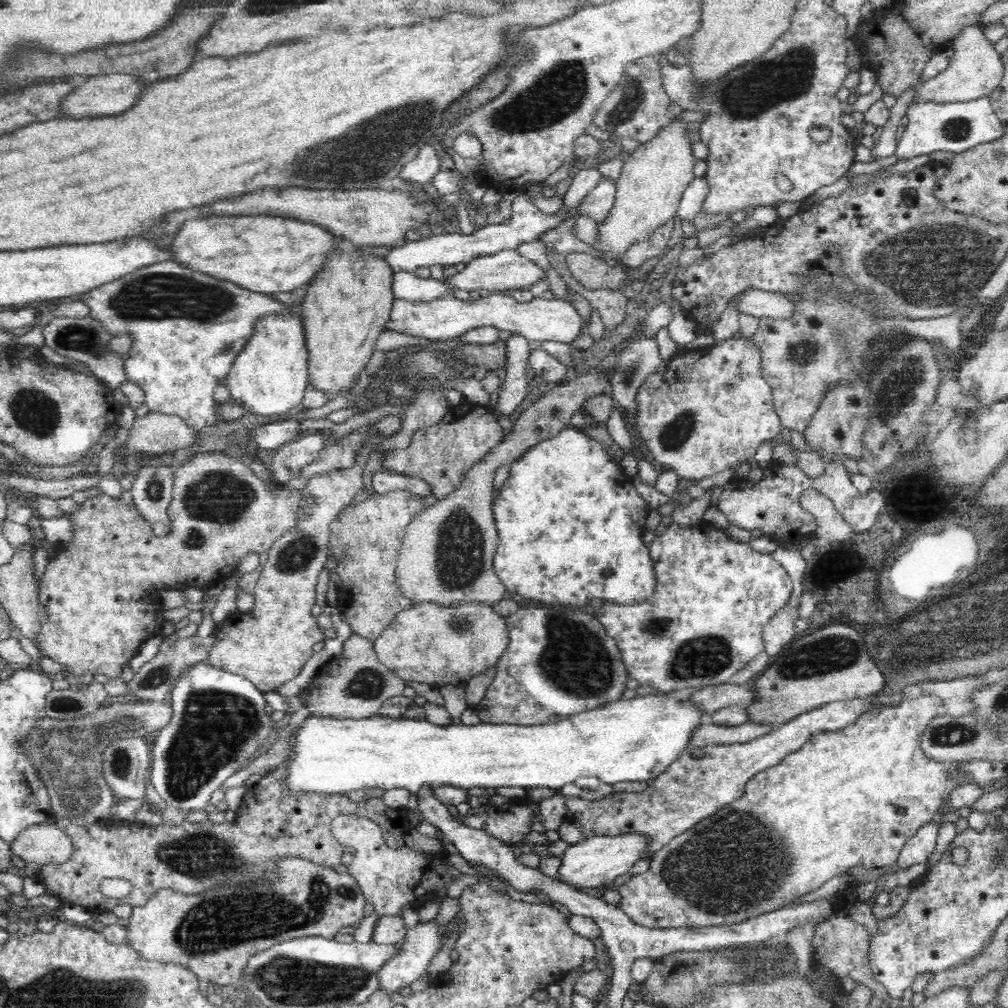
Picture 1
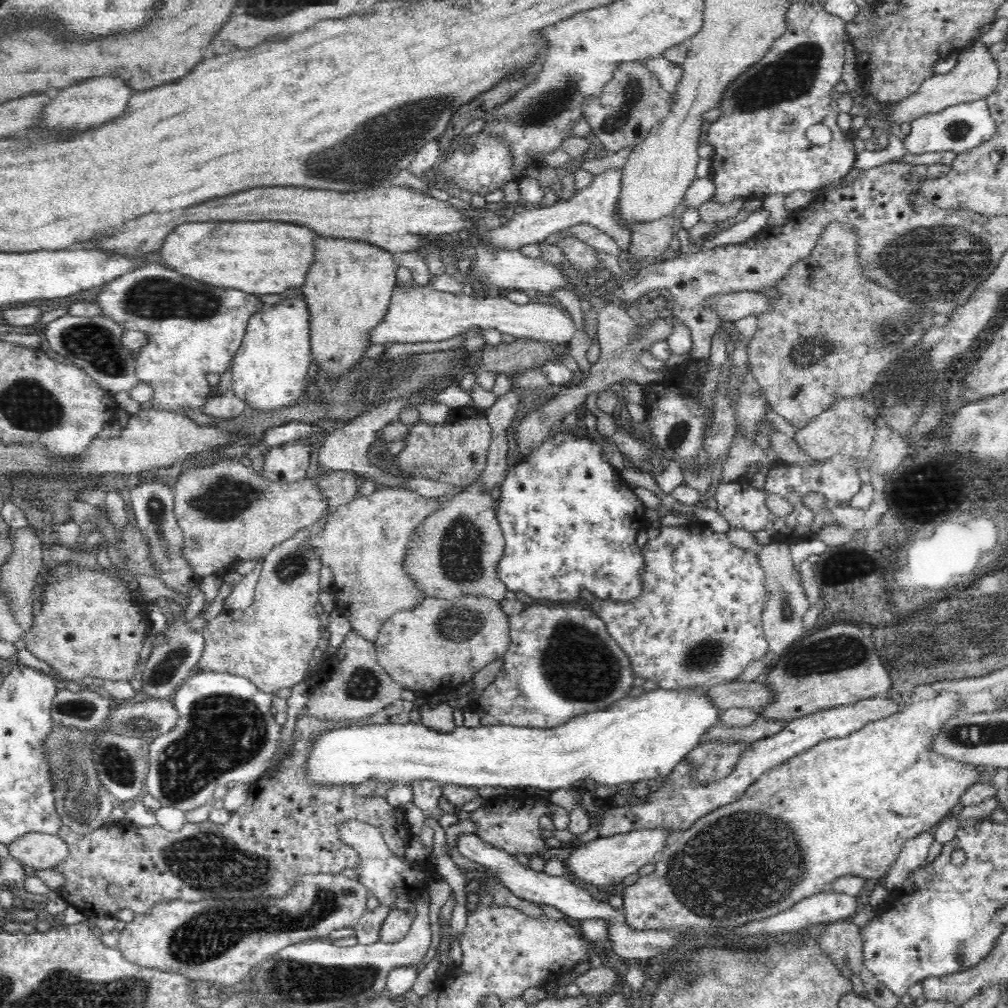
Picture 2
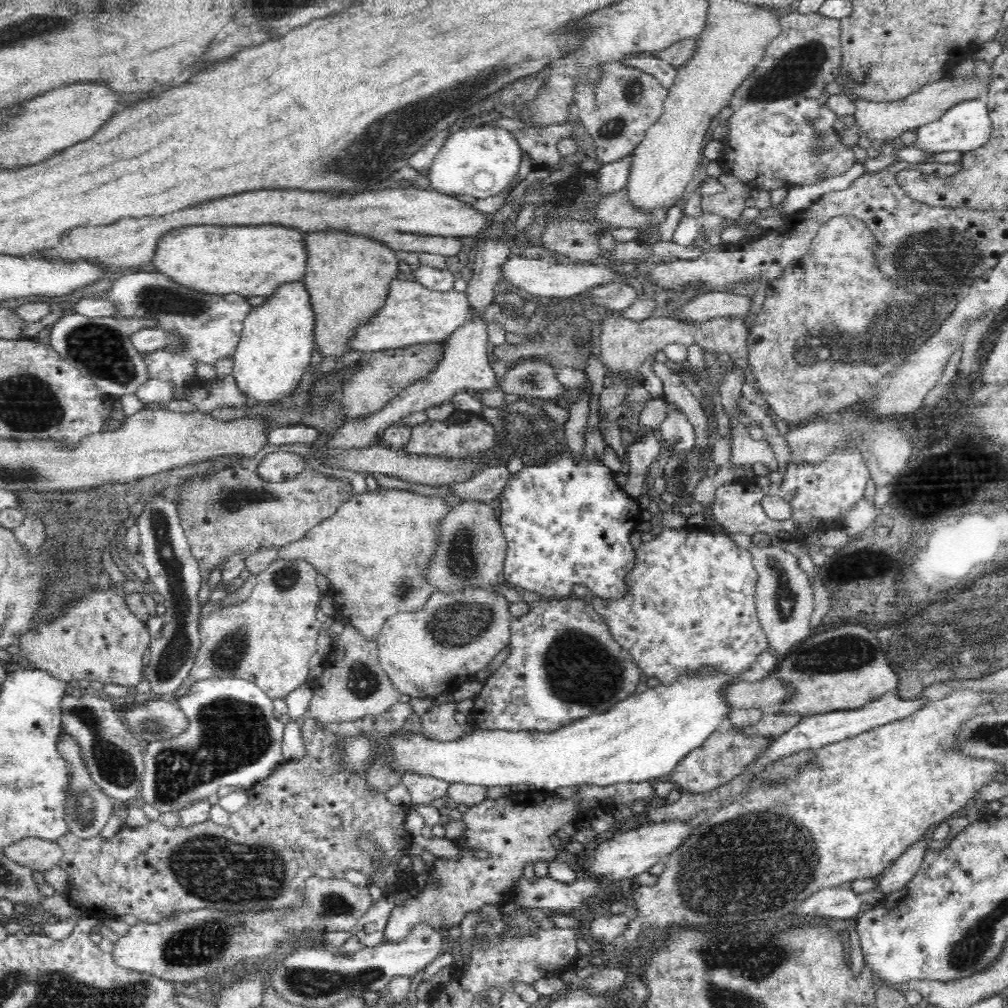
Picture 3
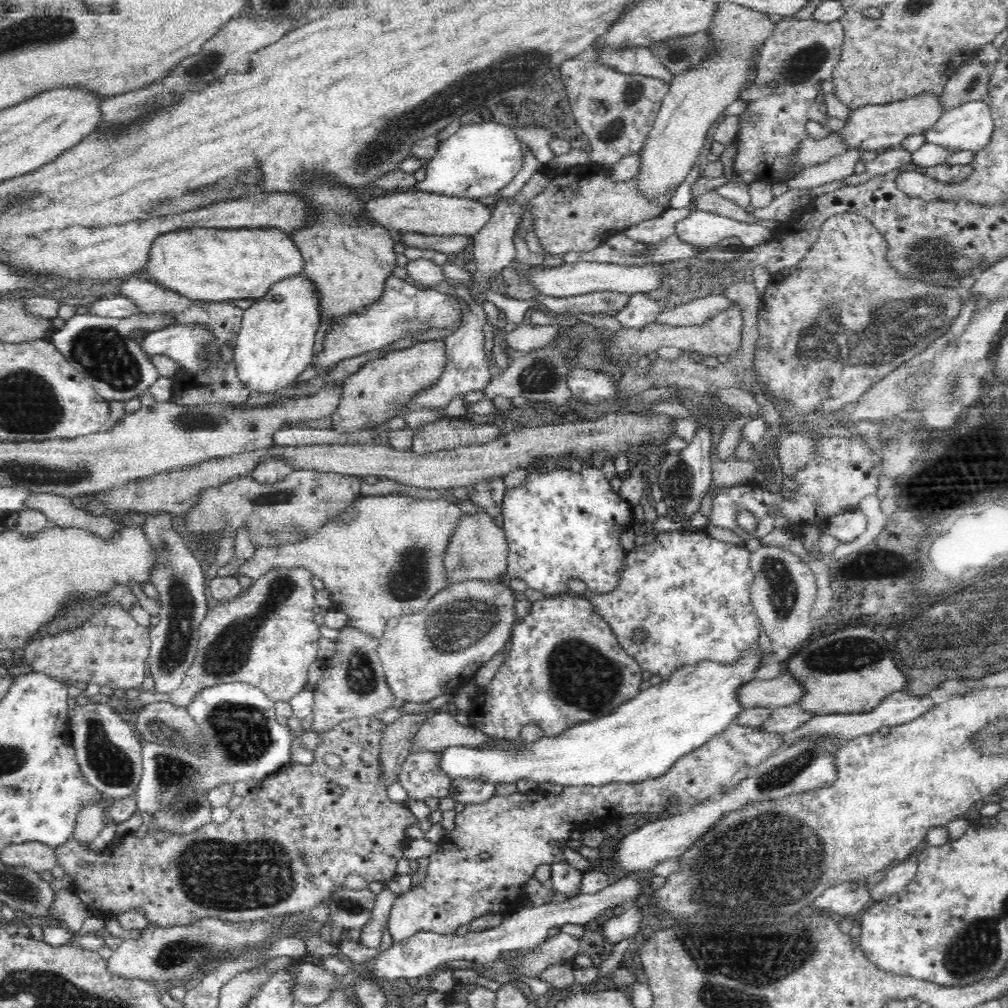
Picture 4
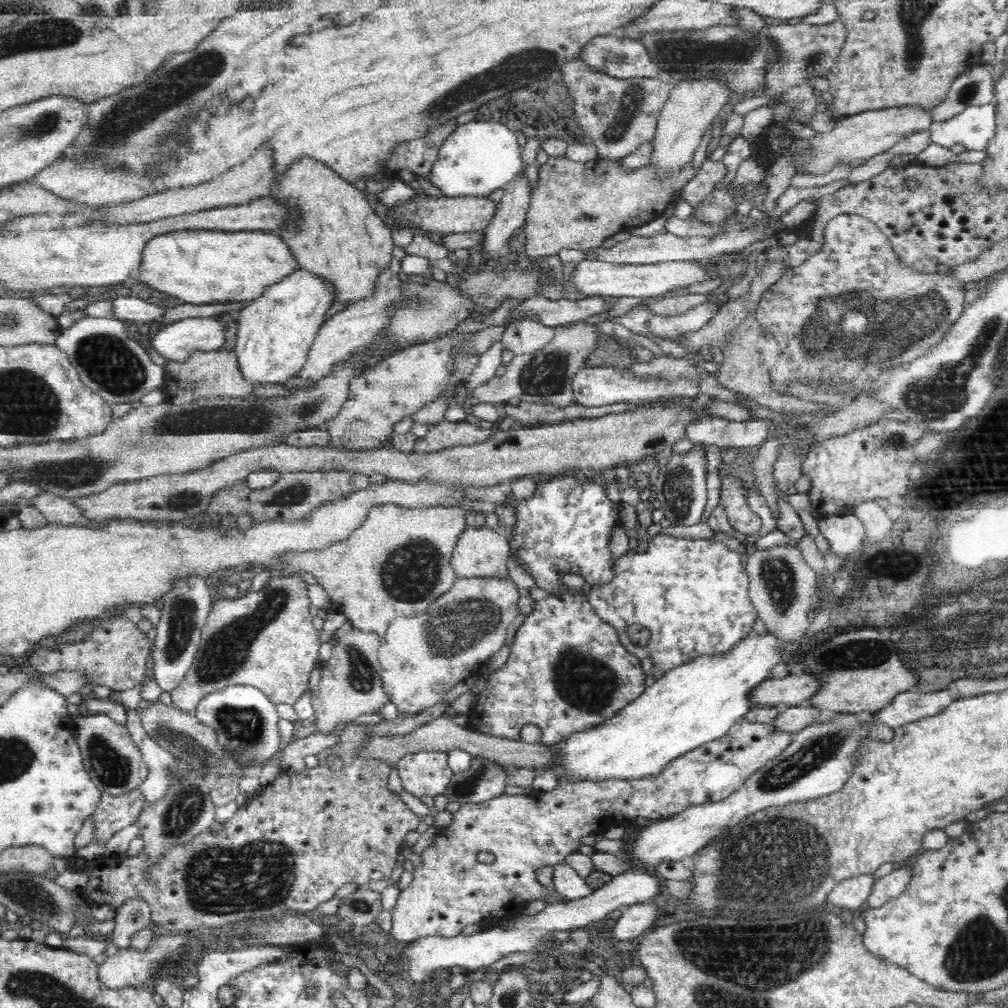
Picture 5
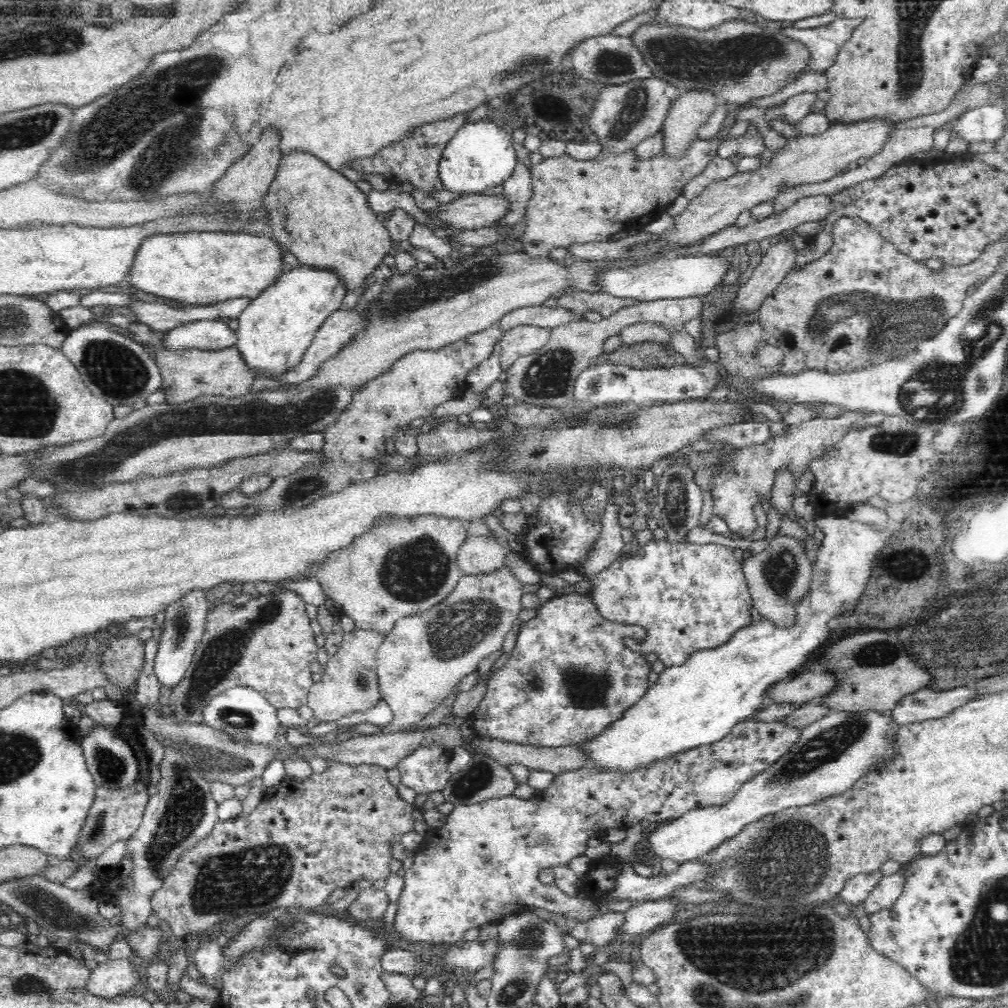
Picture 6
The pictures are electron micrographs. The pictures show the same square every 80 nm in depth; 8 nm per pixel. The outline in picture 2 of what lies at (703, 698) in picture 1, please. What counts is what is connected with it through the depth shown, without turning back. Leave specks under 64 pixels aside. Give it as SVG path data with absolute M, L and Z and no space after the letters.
M763 677L751 682L732 680L727 683L713 686L712 690L710 690L710 695L712 701L714 701L722 711L724 709L742 707L760 710L760 708L765 707L768 703L773 701L773 692L771 691L771 688L768 688L763 682Z

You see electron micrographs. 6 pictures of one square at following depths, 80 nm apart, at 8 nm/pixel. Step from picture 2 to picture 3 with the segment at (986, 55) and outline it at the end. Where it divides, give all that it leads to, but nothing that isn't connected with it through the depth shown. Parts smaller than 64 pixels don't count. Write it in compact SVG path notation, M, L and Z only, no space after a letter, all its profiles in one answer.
M974 57L973 64L976 64L976 76L972 76L972 78L947 77L944 80L938 80L937 83L928 84L920 88L918 92L914 92L902 100L896 100L896 102L877 103L856 99L856 114L854 116L860 126L860 132L872 140L888 140L890 143L894 143L892 138L898 138L906 131L916 132L918 127L933 123L952 106L956 106L964 100L984 99L989 90L993 72L991 66L984 59Z

